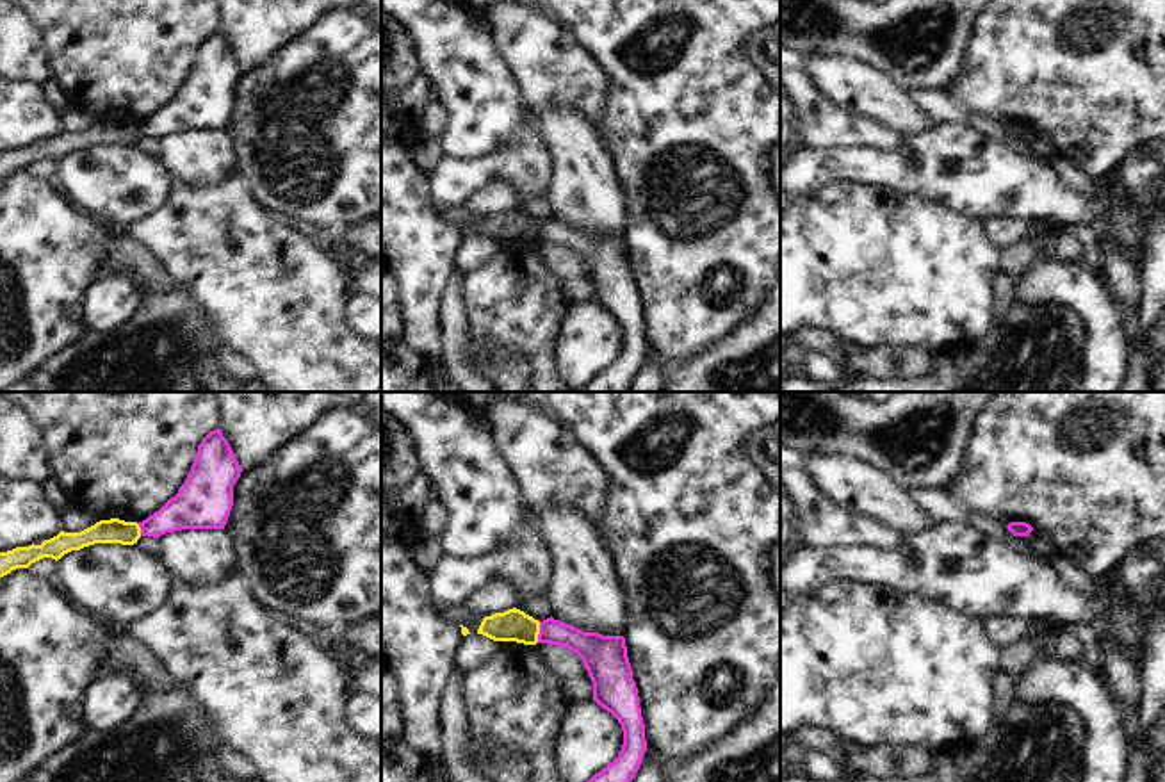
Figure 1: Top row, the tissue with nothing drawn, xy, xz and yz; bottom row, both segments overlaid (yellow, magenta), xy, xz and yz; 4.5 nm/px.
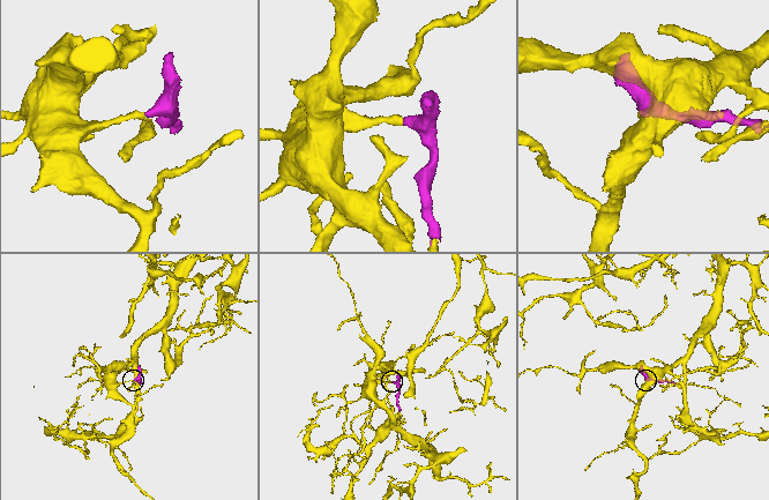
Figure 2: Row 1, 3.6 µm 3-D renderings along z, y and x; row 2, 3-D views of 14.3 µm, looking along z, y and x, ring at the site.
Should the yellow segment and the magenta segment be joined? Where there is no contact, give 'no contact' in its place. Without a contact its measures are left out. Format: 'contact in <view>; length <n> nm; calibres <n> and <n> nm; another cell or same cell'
contact in xz; length 100 nm; calibres 140 and 140 nm; another cell

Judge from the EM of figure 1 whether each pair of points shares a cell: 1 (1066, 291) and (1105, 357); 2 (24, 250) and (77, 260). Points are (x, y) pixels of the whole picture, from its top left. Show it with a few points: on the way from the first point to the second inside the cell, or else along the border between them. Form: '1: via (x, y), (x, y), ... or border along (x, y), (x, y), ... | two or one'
1: via (1083, 303), (1103, 323), (1105, 339) | one
2: via (36, 253), (65, 253) | one

